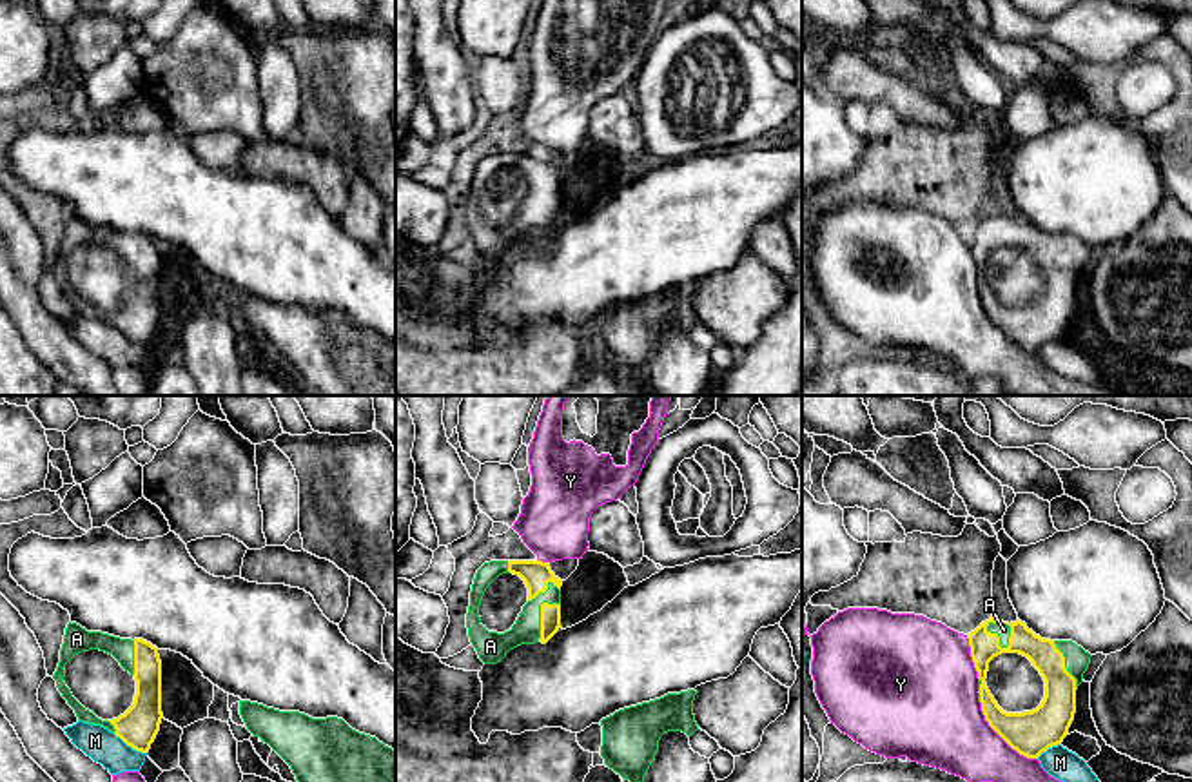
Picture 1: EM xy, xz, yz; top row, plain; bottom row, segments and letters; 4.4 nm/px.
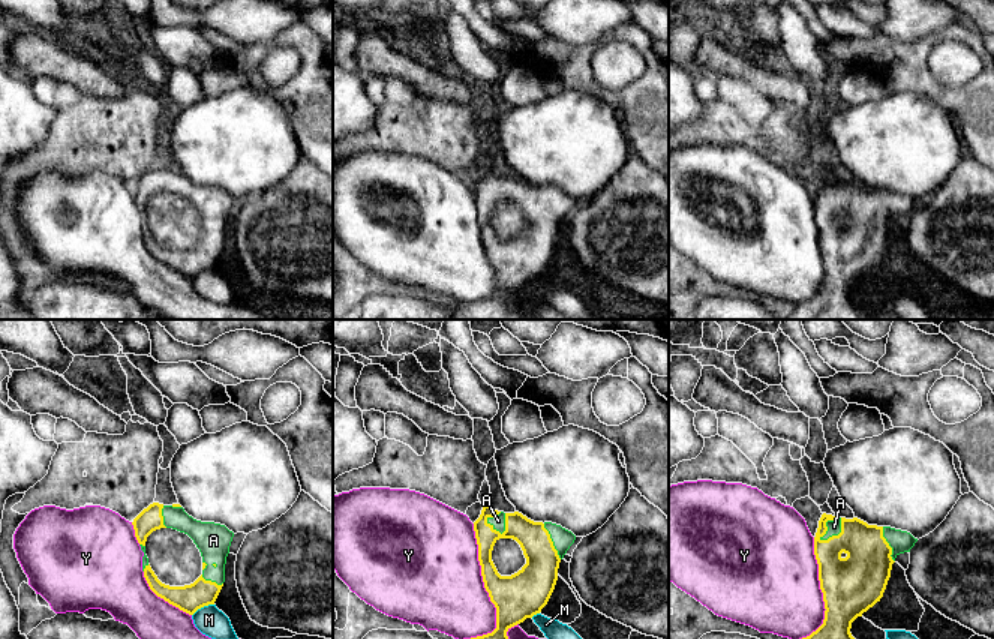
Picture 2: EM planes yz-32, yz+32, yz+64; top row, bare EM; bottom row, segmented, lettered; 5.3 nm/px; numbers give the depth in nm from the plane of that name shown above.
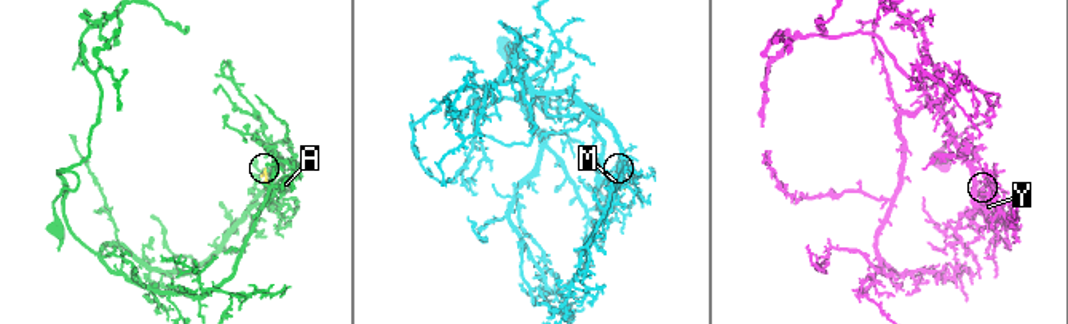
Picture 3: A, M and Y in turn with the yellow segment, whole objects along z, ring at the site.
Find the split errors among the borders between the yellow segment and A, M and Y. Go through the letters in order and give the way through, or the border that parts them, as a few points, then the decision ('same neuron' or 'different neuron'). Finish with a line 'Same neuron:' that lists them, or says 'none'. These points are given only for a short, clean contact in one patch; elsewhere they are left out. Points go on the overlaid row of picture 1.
A: same neuron
M: along xy (113, 733), (146, 753) | different neuron
Y: different neuron
Same neuron: A

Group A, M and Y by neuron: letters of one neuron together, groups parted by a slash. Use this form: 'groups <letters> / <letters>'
groups A / M / Y

